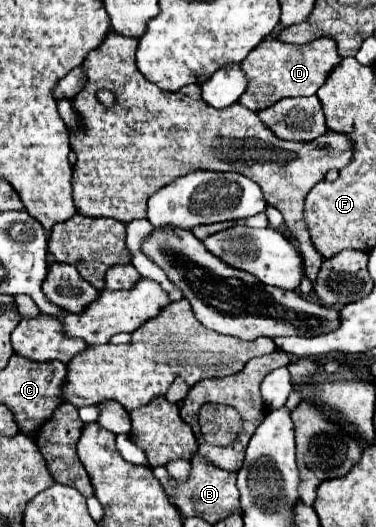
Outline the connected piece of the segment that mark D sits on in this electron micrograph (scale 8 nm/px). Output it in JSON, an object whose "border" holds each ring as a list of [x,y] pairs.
{"border":[[[270,36],[262,42],[262,46],[250,52],[246,62],[242,62],[248,86],[238,102],[254,112],[260,112],[286,96],[314,96],[338,62],[340,56],[336,52],[336,42],[330,38],[316,38],[308,44],[288,44],[280,42],[278,36]]]}

